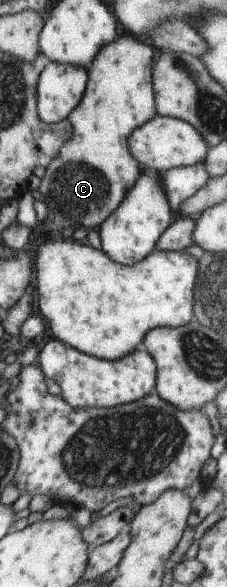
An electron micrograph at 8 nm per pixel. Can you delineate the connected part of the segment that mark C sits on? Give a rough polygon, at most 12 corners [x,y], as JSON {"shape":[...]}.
{"shape":[[153,49],[100,51],[38,191],[44,230],[97,230],[143,173]]}

